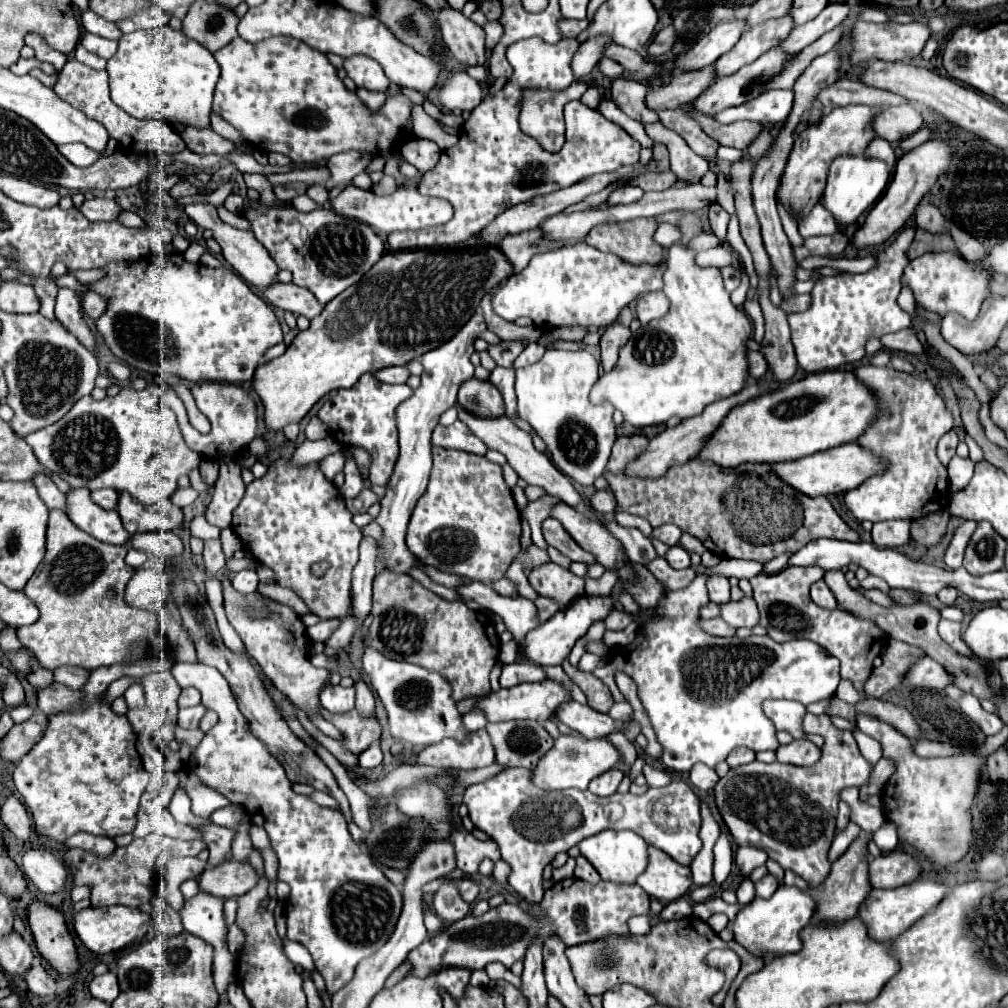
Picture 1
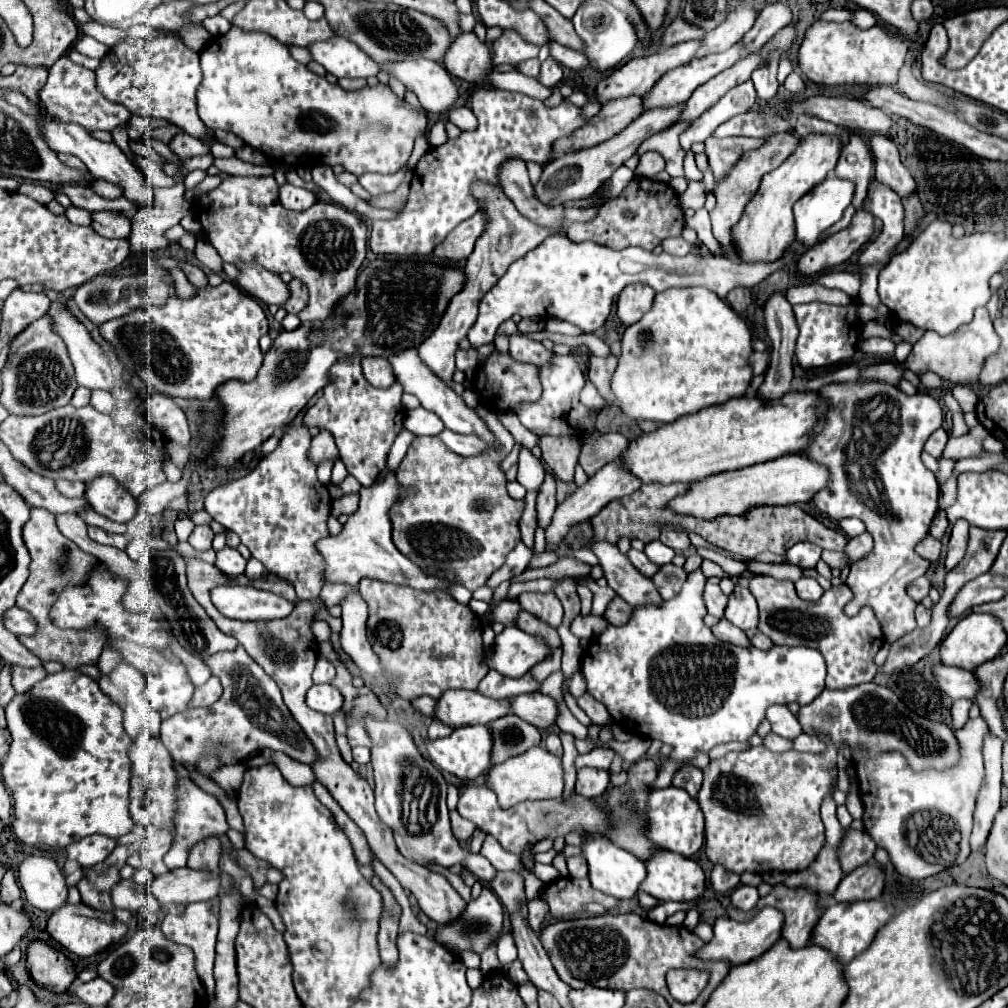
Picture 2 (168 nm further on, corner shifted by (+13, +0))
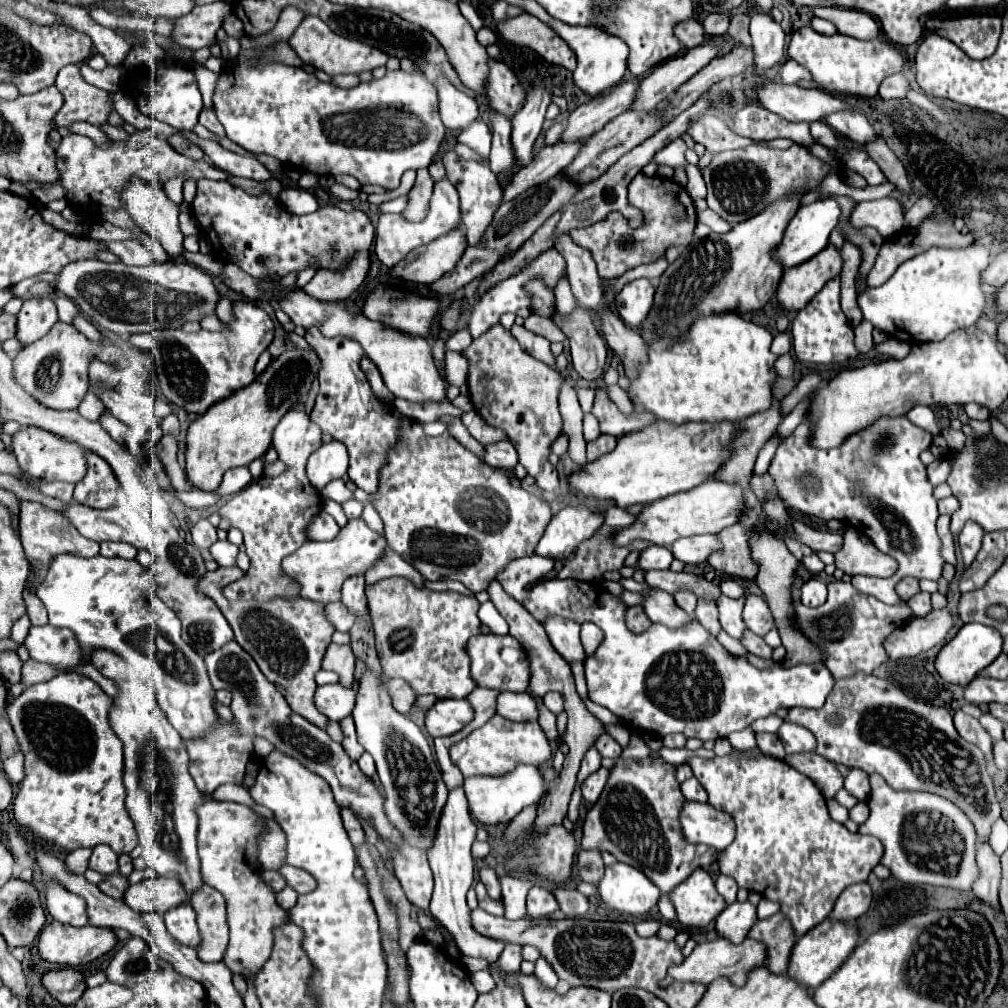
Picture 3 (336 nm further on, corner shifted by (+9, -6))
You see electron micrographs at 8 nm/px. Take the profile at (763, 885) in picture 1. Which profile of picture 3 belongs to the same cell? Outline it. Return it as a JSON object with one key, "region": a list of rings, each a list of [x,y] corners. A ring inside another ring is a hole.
{"region":[[[749,901],[745,903],[731,903],[725,907],[725,911],[717,917],[715,921],[715,931],[719,937],[725,937],[731,943],[741,943],[749,929],[755,925],[757,921],[757,909],[753,909],[753,905],[749,905]]]}

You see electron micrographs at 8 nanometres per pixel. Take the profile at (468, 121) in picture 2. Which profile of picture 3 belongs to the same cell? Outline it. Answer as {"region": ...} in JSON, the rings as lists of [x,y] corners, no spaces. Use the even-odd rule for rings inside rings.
{"region":[[[477,119],[473,125],[469,125],[467,129],[463,129],[457,135],[457,141],[467,145],[471,151],[475,151],[477,155],[481,155],[485,161],[489,159],[489,149],[491,149],[491,131],[489,125],[483,123],[481,119]]]}

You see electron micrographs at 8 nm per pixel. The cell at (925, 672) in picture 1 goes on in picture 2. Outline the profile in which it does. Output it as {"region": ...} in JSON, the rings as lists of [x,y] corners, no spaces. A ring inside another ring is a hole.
{"region":[[[937,663],[933,665],[931,673],[939,689],[947,693],[951,699],[959,699],[959,697],[973,699],[973,695],[977,693],[977,681],[973,679],[973,673],[967,669]]]}

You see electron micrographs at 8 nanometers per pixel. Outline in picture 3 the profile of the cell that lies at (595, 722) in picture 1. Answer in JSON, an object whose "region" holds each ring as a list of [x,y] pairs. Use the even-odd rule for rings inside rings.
{"region":[[[501,691],[497,695],[497,713],[509,721],[535,721],[537,705],[527,693]]]}

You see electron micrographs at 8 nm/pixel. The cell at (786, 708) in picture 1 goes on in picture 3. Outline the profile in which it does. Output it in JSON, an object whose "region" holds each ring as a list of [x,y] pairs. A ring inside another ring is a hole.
{"region":[[[783,723],[779,729],[779,739],[783,741],[785,753],[787,755],[795,755],[795,753],[813,753],[815,751],[815,737],[811,731],[807,731],[805,727],[793,725],[793,723]]]}

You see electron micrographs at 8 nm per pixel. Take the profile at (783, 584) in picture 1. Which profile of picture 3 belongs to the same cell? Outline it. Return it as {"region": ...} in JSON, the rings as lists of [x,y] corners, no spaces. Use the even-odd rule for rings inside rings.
{"region":[[[833,581],[829,583],[829,599],[821,607],[805,607],[801,601],[795,603],[797,627],[823,649],[825,665],[833,677],[851,677],[857,671],[873,673],[875,667],[887,661],[883,639],[893,633],[901,623],[915,619],[911,607],[901,601],[899,605],[885,605],[873,595],[857,591],[851,583]]]}

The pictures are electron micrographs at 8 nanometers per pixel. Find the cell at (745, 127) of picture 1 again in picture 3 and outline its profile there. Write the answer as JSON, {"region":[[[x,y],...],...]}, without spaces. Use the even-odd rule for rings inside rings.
{"region":[[[747,103],[745,107],[741,107],[733,117],[731,129],[737,131],[737,135],[749,137],[753,141],[773,141],[777,137],[787,137],[805,147],[817,143],[811,137],[807,121],[787,121],[771,111],[765,111],[759,103]]]}

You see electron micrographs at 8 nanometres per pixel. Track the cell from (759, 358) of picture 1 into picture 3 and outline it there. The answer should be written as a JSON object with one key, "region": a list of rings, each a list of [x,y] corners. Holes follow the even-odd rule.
{"region":[[[781,355],[775,363],[775,371],[779,377],[793,377],[795,371],[795,361],[791,355]]]}

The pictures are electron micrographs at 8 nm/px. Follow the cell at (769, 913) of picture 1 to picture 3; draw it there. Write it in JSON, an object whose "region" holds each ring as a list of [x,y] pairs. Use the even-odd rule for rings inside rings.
{"region":[[[717,937],[717,939],[711,941],[711,943],[699,943],[699,945],[693,949],[693,953],[691,953],[683,963],[671,967],[669,973],[667,973],[667,978],[661,982],[661,987],[669,986],[668,979],[669,981],[679,981],[679,983],[689,981],[689,983],[703,983],[703,985],[709,985],[711,981],[715,981],[715,979],[719,979],[719,977],[727,977],[733,985],[741,987],[741,985],[745,985],[749,971],[755,969],[755,967],[761,967],[761,965],[765,963],[765,957],[767,957],[767,953],[765,953],[763,943],[745,939],[743,943],[733,945],[733,943],[729,943],[729,941],[721,939],[721,937]]]}

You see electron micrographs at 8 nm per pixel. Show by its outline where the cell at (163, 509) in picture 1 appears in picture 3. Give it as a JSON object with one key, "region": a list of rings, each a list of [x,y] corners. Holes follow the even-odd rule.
{"region":[[[85,451],[87,473],[75,485],[73,499],[75,503],[93,507],[93,509],[109,509],[115,505],[117,495],[117,479],[113,477],[113,469],[109,463],[93,451]]]}

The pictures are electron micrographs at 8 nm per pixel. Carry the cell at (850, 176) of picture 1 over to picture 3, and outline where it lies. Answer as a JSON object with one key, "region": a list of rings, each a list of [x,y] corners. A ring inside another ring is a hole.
{"region":[[[821,199],[821,201],[815,201],[811,205],[801,207],[795,213],[795,217],[789,221],[789,225],[787,225],[787,229],[783,233],[783,239],[771,251],[771,257],[779,265],[783,265],[783,267],[795,267],[795,265],[801,265],[801,263],[809,261],[811,257],[815,257],[819,251],[823,251],[827,247],[829,233],[837,225],[839,215],[841,215],[841,209],[839,209],[839,205],[837,205],[835,199]]]}

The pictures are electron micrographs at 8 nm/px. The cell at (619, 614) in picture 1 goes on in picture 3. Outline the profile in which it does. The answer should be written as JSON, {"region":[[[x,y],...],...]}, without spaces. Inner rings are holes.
{"region":[[[641,605],[639,607],[629,607],[627,613],[625,613],[625,619],[627,619],[627,627],[633,633],[643,633],[643,631],[647,631],[653,625],[651,619],[645,615],[645,611],[643,611]]]}

